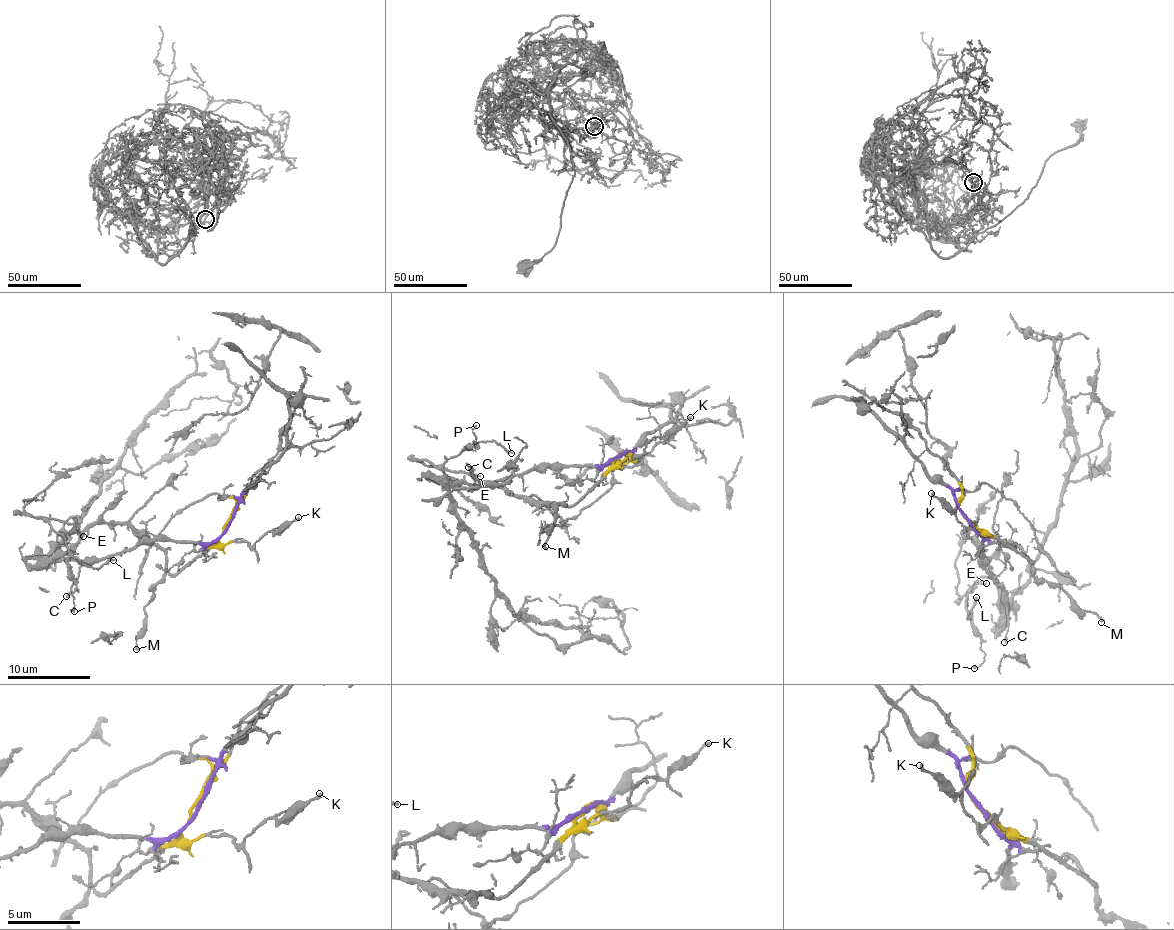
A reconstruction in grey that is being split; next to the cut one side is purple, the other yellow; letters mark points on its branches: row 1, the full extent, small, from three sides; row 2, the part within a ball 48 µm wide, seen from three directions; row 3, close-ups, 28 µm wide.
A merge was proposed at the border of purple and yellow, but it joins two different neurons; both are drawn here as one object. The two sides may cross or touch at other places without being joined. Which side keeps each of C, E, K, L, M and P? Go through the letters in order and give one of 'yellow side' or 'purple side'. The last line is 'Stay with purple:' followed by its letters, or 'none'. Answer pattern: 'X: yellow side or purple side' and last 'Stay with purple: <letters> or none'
C: purple side
E: yellow side
K: yellow side
L: yellow side
M: yellow side
P: yellow side
Stay with purple: C

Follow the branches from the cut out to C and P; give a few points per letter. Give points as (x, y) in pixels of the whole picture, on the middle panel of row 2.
C: (621, 454), (603, 464), (535, 466), (498, 484), (475, 479), (468, 467)
P: (621, 454), (575, 504), (546, 504), (478, 486), (465, 472), (446, 469), (445, 461), (476, 445), (476, 424)

